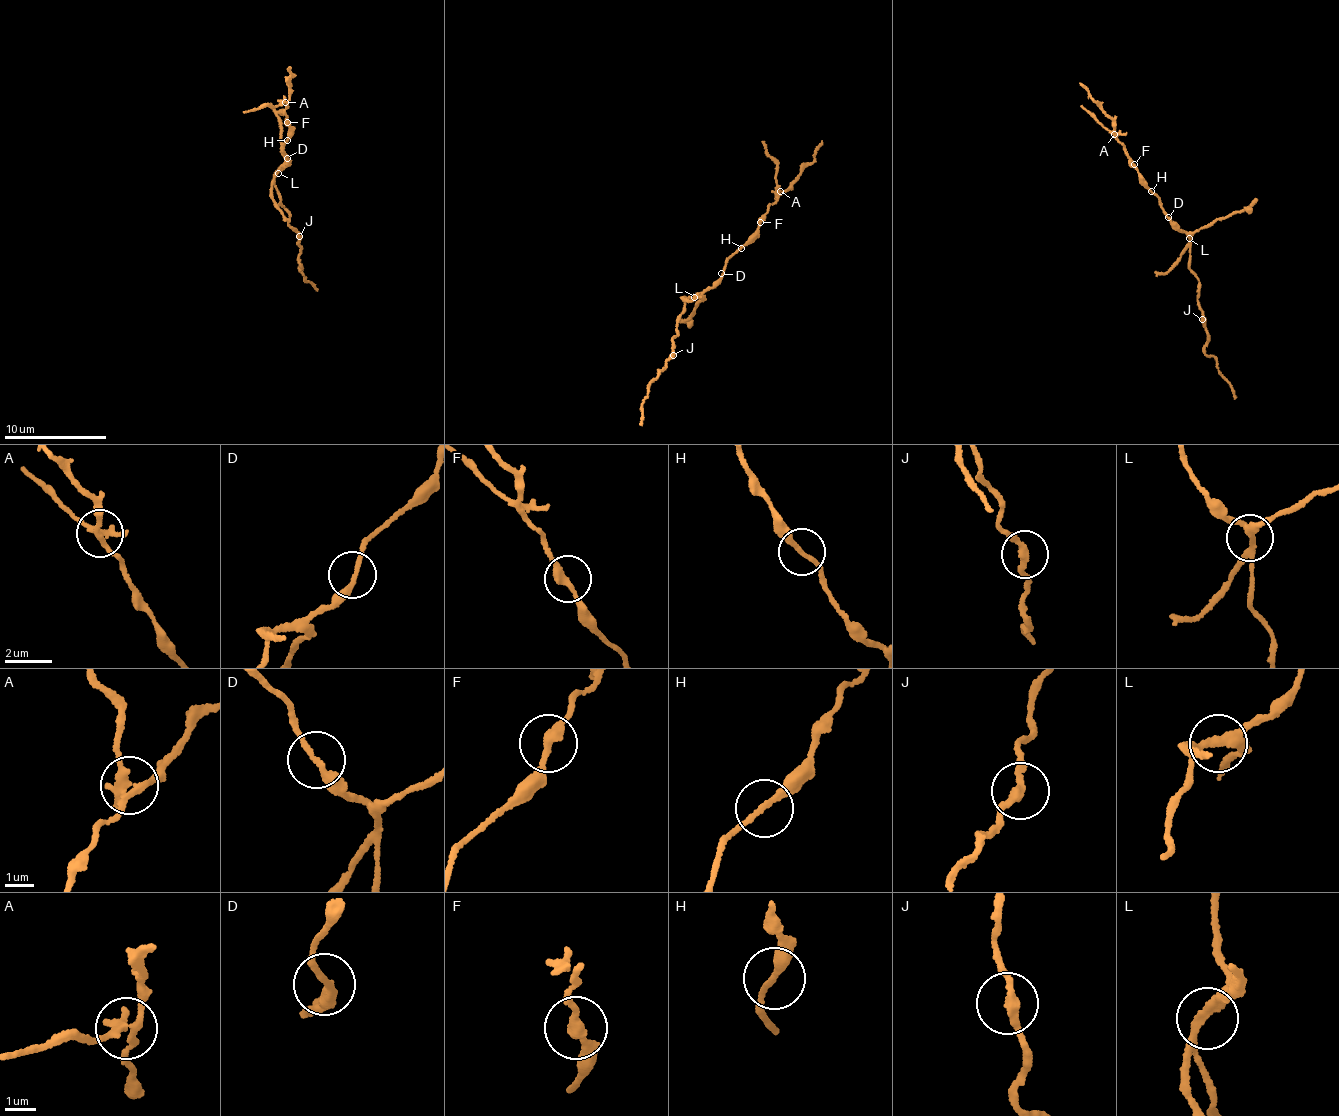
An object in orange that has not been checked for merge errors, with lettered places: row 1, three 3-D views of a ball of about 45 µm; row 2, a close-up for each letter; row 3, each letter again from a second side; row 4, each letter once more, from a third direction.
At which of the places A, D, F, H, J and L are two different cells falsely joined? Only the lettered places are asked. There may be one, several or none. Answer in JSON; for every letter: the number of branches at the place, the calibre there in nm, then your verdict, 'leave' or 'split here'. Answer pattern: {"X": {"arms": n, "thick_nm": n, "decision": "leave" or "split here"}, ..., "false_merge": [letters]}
{"A": {"arms": 3, "thick_nm": 240, "decision": "split here"}, "D": {"arms": 2, "thick_nm": 240, "decision": "leave"}, "F": {"arms": 2, "thick_nm": 280, "decision": "leave"}, "H": {"arms": 2, "thick_nm": 190, "decision": "leave"}, "J": {"arms": 2, "thick_nm": 260, "decision": "leave"}, "L": {"arms": 3, "thick_nm": 240, "decision": "split here"}, "false_merge": ["A", "L"]}

